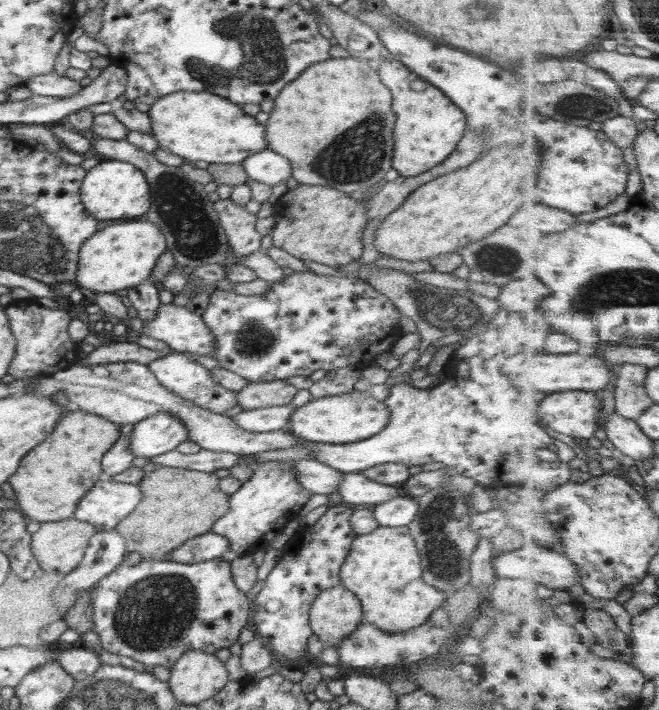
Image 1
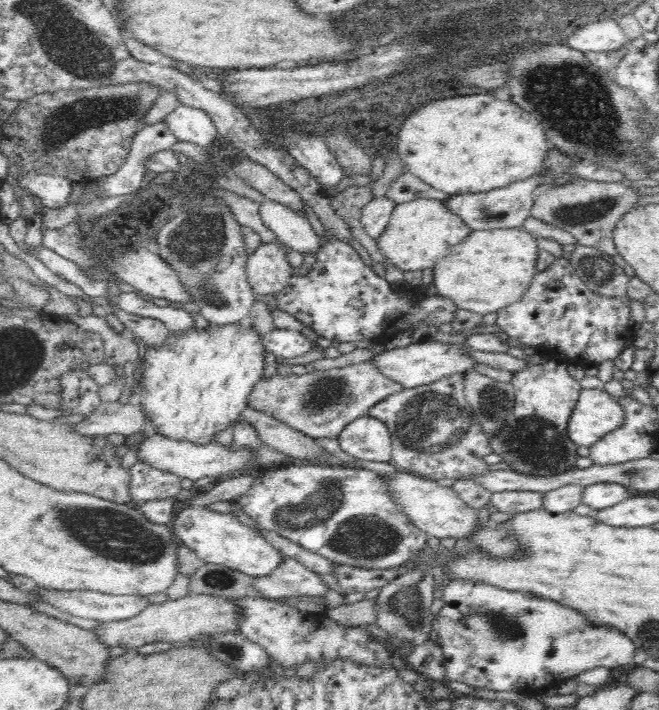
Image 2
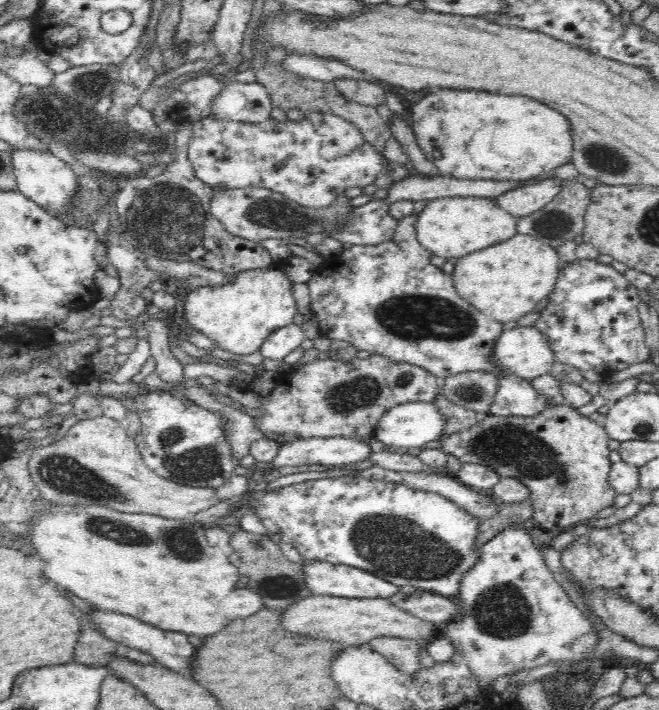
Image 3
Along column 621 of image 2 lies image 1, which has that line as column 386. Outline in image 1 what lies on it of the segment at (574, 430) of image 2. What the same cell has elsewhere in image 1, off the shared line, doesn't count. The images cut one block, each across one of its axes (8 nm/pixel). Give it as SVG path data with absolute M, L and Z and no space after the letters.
M352 390L346 394L313 398L301 407L294 407L287 429L295 436L314 443L350 444L376 436L386 428L390 420L390 407L384 401L376 400L369 390Z

